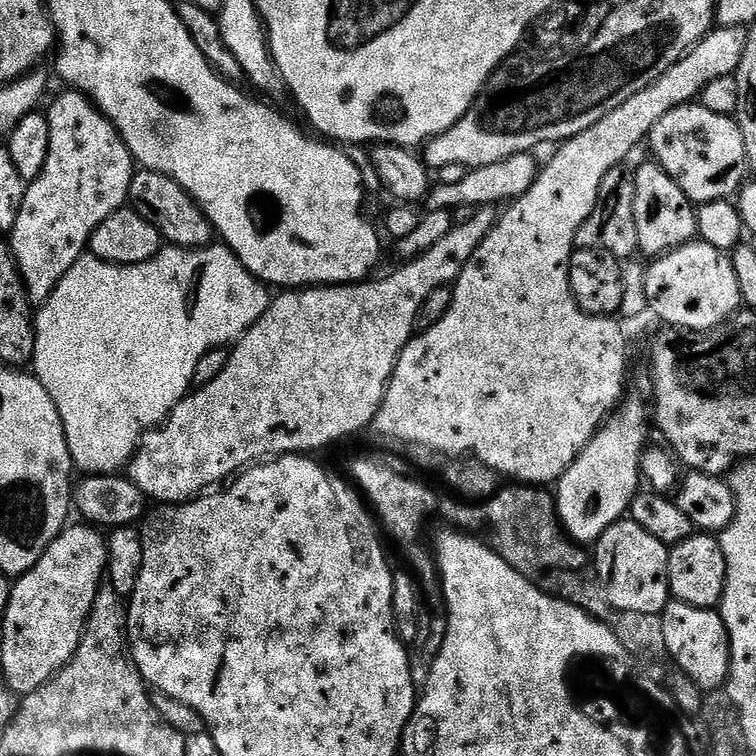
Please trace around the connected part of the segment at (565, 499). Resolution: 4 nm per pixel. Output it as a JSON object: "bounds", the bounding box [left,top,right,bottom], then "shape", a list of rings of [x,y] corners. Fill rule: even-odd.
{"bounds":[554,399,650,545],"shape":[[[625,399],[600,425],[599,432],[578,454],[578,458],[560,475],[554,488],[556,513],[564,531],[578,544],[595,545],[612,524],[625,519],[632,499],[642,488],[642,461],[650,428],[650,408],[640,400]]]}

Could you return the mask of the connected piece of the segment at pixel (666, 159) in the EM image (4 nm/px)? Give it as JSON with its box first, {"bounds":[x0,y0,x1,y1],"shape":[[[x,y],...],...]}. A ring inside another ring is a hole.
{"bounds":[647,102,750,206],"shape":[[[699,102],[670,110],[670,114],[654,126],[647,143],[652,144],[655,163],[668,171],[670,178],[678,182],[696,206],[735,197],[746,183],[744,175],[750,172],[742,134],[735,119],[714,114],[714,110],[706,110]]]}

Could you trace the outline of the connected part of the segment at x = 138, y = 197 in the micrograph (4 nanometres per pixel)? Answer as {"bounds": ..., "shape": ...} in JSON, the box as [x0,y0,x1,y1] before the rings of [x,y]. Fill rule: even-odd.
{"bounds":[130,170,213,248],"shape":[[[147,170],[137,171],[132,178],[130,200],[142,215],[160,231],[161,237],[169,245],[178,248],[206,248],[213,243],[212,223],[196,204],[194,197],[182,186],[178,186],[174,178]]]}

